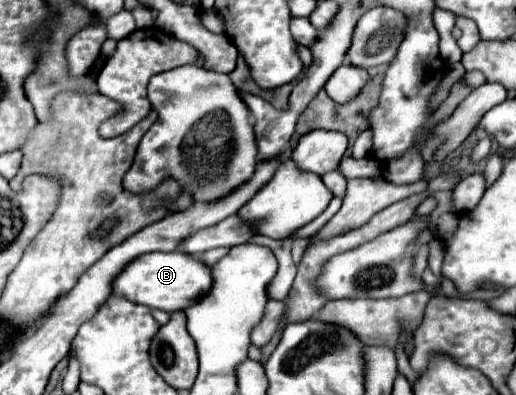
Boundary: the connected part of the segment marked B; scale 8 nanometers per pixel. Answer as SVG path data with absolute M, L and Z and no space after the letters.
M179 251L145 253L143 257L137 257L135 261L131 261L131 265L127 265L127 269L123 269L123 273L119 273L119 277L115 277L115 285L111 287L113 293L119 293L129 301L161 311L171 309L171 313L193 305L209 289L211 289L209 267L197 261L193 255L185 255Z

